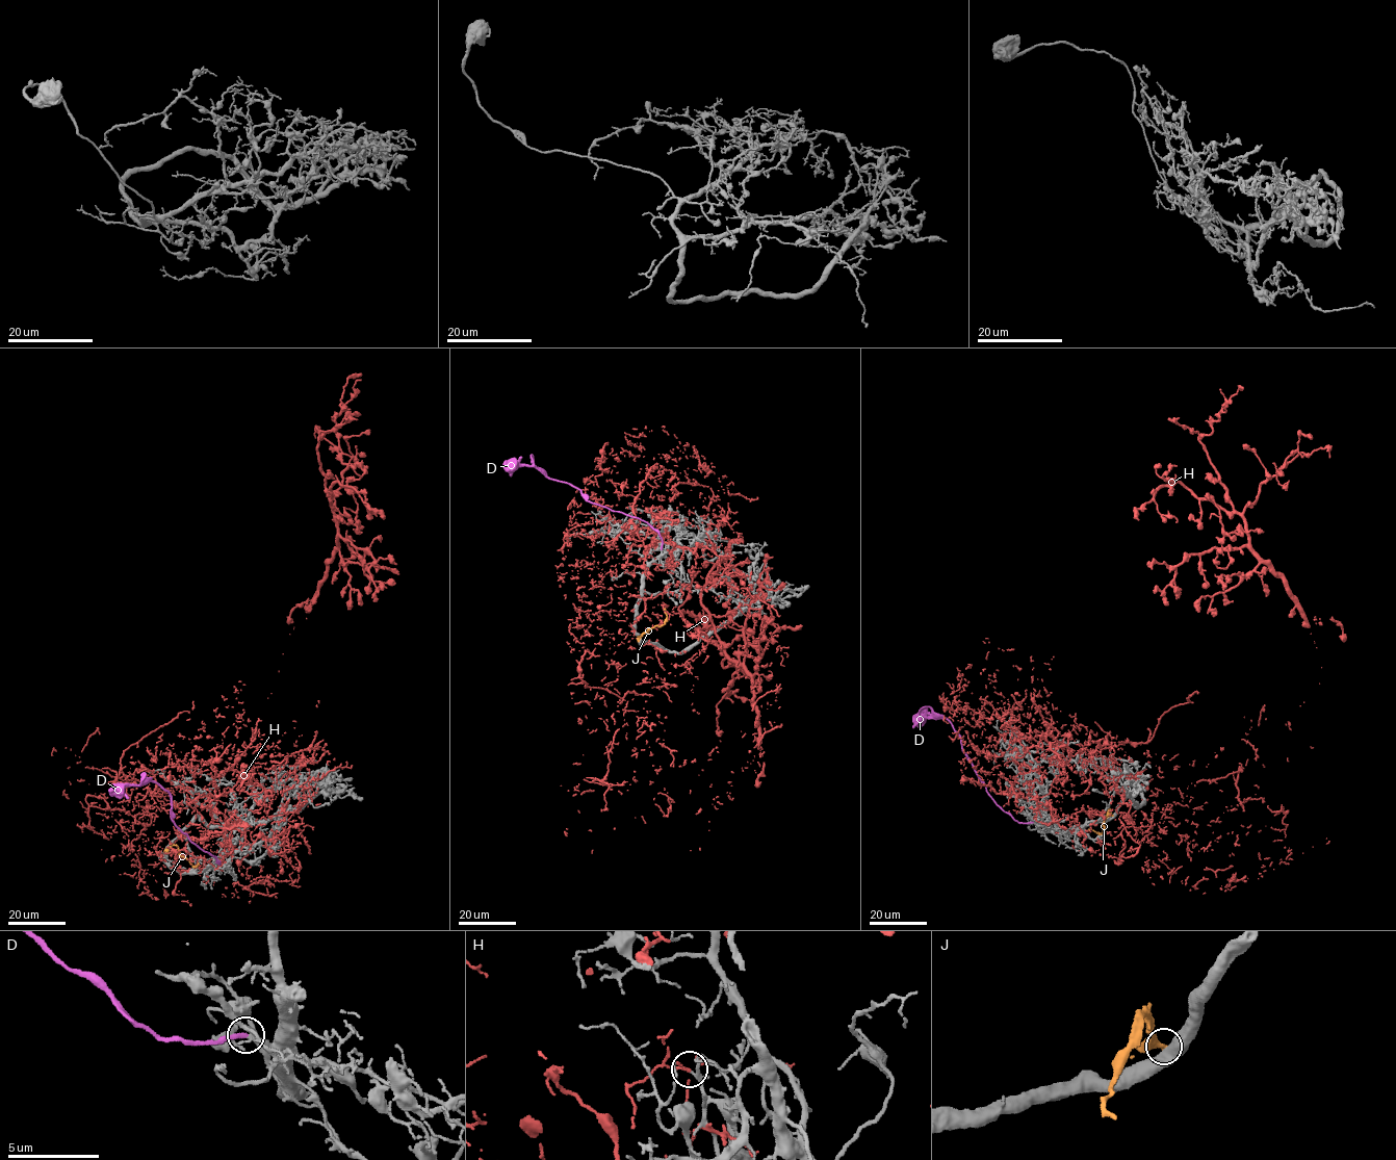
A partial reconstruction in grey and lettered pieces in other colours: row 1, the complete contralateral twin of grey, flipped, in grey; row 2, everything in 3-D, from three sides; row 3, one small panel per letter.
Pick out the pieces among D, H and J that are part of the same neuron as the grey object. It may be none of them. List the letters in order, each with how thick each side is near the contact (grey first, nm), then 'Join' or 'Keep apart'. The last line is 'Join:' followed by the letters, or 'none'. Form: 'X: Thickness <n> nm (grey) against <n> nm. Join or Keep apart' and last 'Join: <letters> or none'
D: Thickness 240 nm (grey) against 240 nm. Join
H: Thickness 190 nm (grey) against 100 nm. Keep apart
J: Thickness 550 nm (grey) against 550 nm. Keep apart
Join: D

